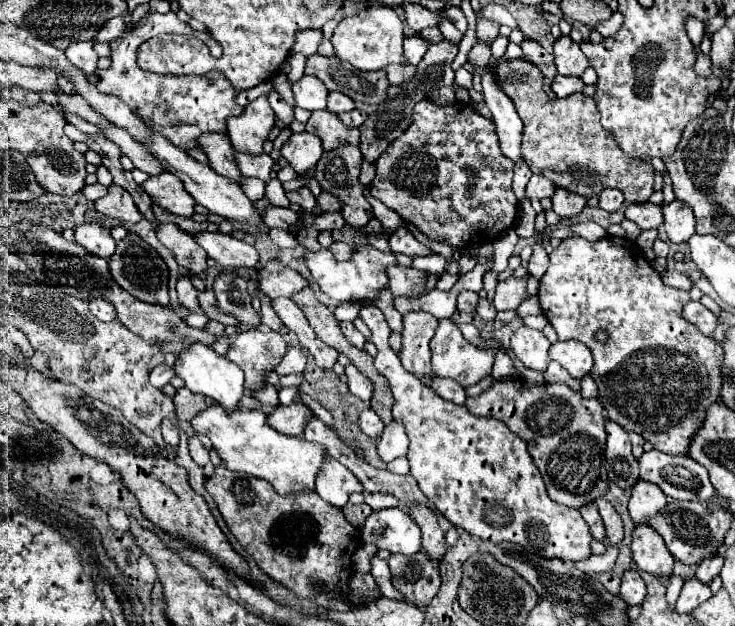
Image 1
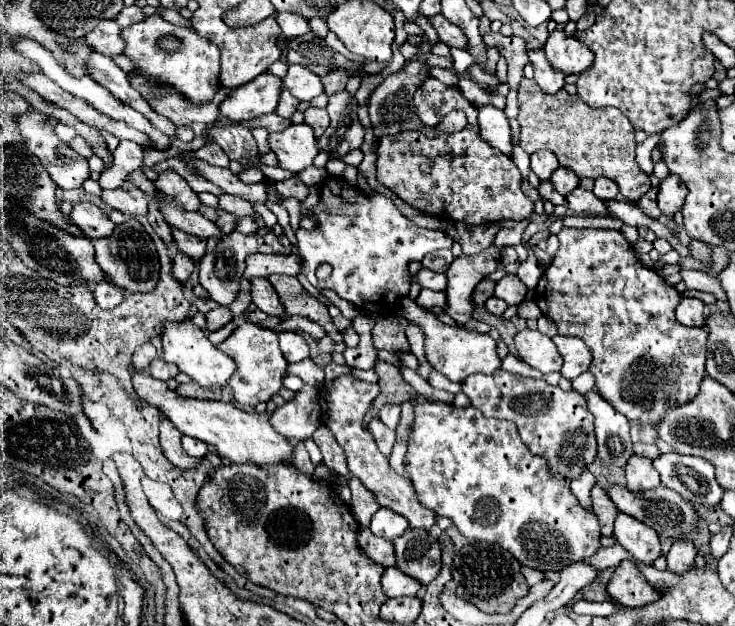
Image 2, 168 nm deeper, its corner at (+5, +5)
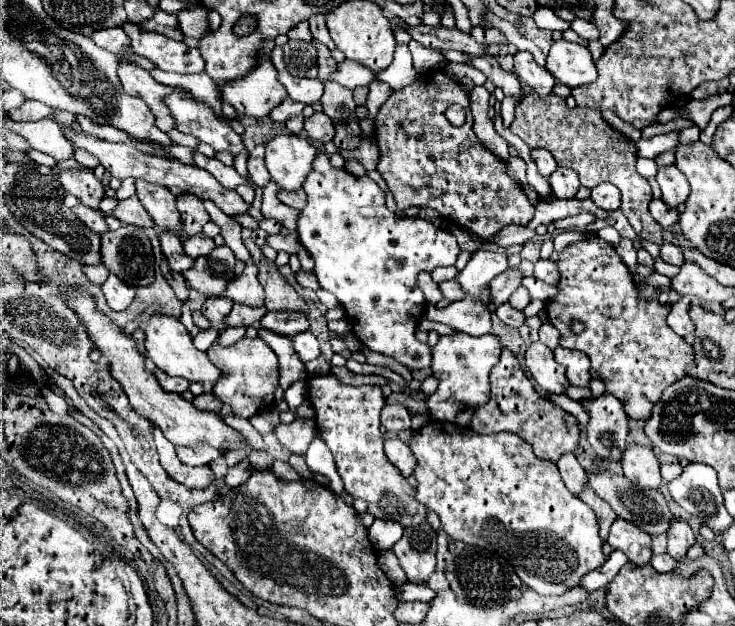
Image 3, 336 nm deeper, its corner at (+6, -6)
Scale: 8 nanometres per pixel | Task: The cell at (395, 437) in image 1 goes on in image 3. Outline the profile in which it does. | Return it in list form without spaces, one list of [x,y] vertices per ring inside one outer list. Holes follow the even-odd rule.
[[[385,405],[381,411],[381,425],[391,433],[397,433],[401,429],[409,429],[411,427],[411,413],[403,405]]]

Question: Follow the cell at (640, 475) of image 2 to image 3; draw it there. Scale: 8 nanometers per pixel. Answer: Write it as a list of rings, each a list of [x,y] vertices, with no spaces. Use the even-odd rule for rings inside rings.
[[[631,445],[623,453],[623,475],[639,485],[641,489],[659,489],[661,475],[659,475],[659,461],[649,447]]]

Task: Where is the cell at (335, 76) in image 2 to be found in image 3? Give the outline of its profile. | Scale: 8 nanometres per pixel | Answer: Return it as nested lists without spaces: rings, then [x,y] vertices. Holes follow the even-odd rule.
[[[313,41],[313,43],[317,47],[317,51],[319,51],[319,79],[325,83],[325,81],[329,81],[329,75],[337,71],[337,63],[333,61],[331,51],[325,45],[321,45],[317,41]]]

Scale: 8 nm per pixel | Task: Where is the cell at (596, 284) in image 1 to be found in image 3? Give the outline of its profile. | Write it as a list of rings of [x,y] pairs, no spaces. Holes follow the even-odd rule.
[[[591,235],[583,241],[567,245],[559,253],[557,265],[561,273],[561,281],[557,285],[559,293],[547,303],[547,319],[561,333],[559,345],[587,353],[591,359],[591,377],[601,379],[605,383],[605,391],[621,401],[629,419],[647,421],[663,391],[675,381],[683,379],[687,375],[687,367],[695,363],[693,347],[683,337],[675,335],[675,331],[671,331],[671,327],[667,325],[671,305],[663,305],[657,299],[643,299],[633,275],[625,267],[623,259],[617,255],[615,247],[601,237]],[[573,321],[581,321],[585,325],[585,329],[579,335],[571,329]]]

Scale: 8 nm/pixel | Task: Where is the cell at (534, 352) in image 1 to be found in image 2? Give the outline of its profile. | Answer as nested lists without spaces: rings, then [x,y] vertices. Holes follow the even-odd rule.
[[[524,328],[514,336],[514,342],[520,358],[532,368],[538,368],[542,374],[556,372],[562,368],[562,360],[560,354],[556,352],[554,342],[548,336],[540,334],[538,330]]]

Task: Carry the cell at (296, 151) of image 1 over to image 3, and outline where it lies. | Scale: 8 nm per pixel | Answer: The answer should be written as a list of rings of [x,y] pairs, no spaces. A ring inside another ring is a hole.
[[[283,133],[267,141],[265,167],[281,189],[297,191],[311,173],[315,155],[317,149],[307,141],[307,137]]]

